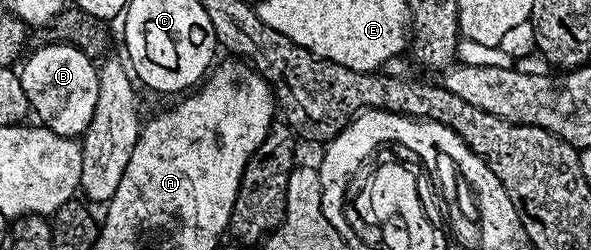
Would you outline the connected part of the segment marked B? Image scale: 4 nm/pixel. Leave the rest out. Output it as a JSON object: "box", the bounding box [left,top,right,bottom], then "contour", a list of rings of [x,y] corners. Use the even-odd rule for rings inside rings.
{"box":[19,44,99,138],"contour":[[[45,44],[34,50],[31,57],[28,55],[22,61],[23,68],[19,72],[30,111],[36,112],[38,123],[53,134],[64,138],[82,137],[97,106],[99,74],[96,61],[72,44]]]}

